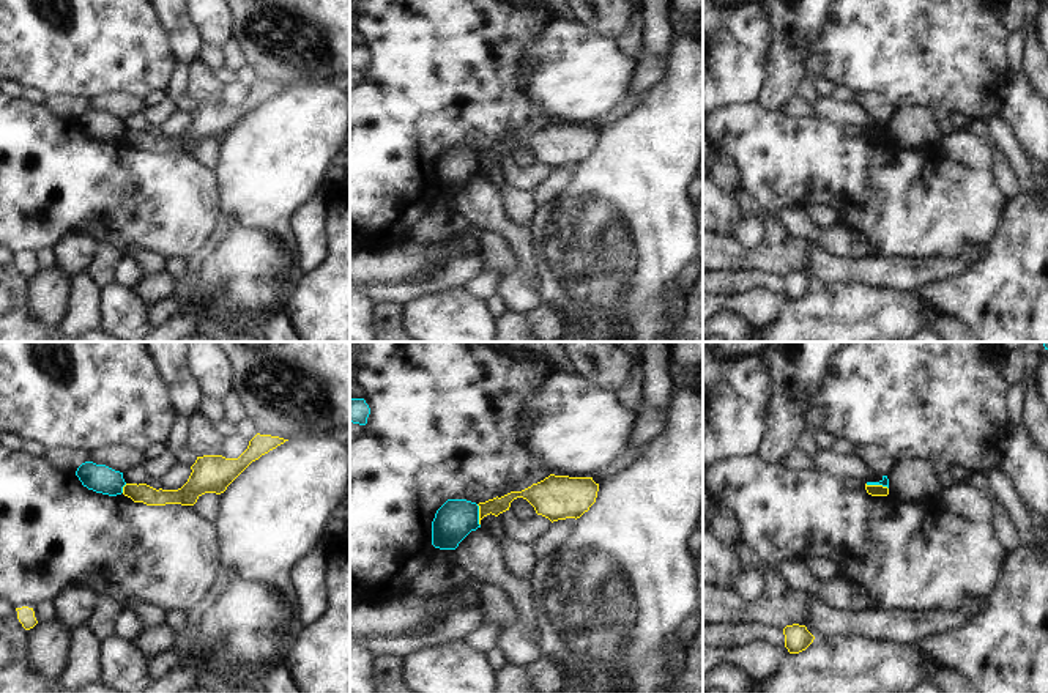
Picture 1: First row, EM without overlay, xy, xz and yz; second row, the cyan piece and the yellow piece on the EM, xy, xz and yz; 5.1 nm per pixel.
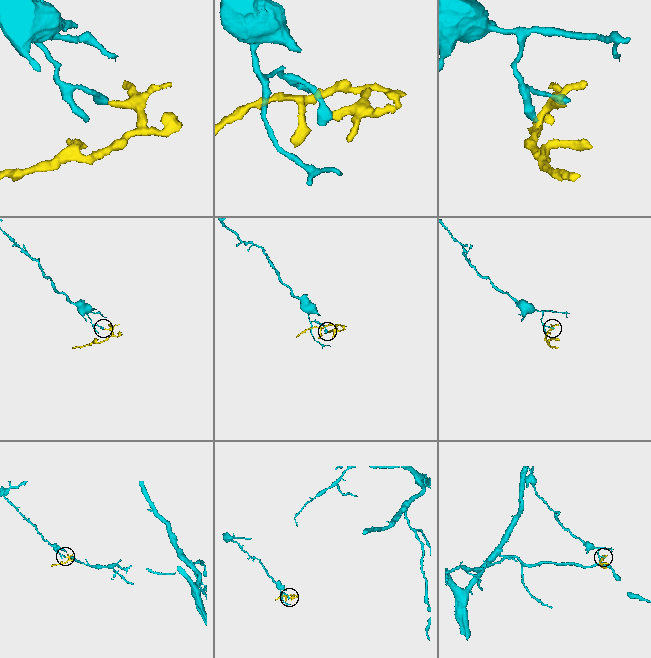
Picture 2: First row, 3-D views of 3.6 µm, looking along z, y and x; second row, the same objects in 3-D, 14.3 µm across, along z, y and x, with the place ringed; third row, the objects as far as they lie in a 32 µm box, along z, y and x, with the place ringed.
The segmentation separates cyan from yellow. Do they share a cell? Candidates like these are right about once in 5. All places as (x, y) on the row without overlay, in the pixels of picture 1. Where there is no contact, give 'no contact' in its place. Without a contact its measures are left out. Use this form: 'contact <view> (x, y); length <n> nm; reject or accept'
contact xz (478, 163); length 110 nm; reject

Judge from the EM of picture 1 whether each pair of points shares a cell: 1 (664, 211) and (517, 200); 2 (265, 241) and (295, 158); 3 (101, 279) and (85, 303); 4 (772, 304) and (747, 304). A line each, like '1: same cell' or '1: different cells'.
1: different cells
2: same cell
3: different cells
4: same cell

